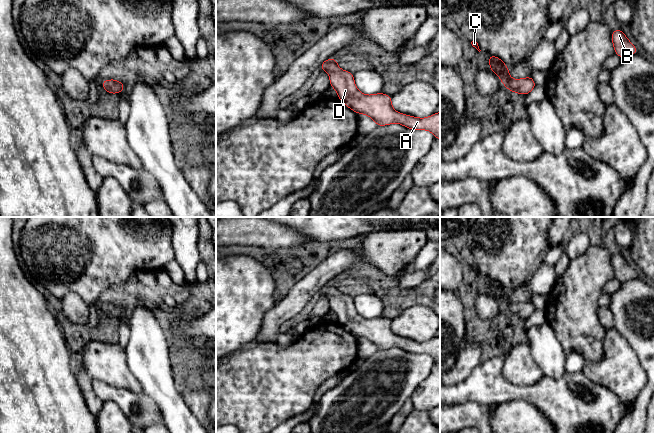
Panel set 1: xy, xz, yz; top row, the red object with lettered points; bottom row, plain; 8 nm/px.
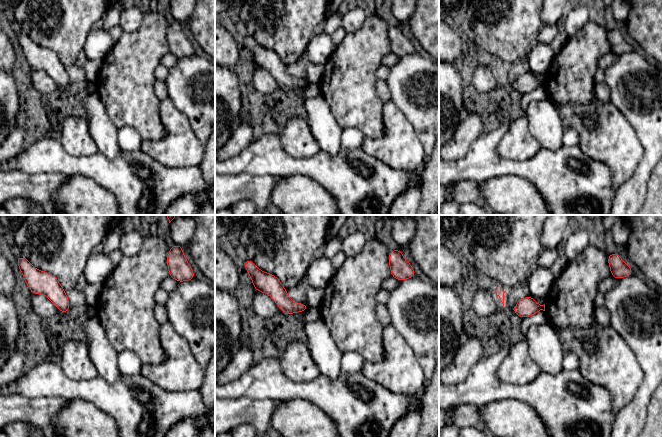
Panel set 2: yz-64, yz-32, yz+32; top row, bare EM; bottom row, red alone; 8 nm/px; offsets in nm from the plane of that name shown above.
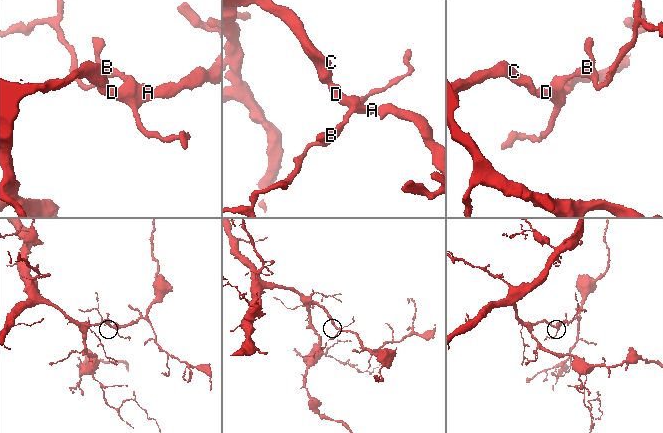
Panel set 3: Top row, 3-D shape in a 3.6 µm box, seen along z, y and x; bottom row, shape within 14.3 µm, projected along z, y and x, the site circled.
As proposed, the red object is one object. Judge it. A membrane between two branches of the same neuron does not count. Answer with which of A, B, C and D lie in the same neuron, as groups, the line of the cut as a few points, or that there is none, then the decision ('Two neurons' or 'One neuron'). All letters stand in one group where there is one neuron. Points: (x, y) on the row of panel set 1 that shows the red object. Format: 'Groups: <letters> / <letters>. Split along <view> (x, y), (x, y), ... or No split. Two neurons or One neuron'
Groups: A B C D. No split. One neuron

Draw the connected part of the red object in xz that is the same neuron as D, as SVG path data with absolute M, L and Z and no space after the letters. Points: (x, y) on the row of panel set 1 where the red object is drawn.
M328 58L319 67L329 73L330 86L337 91L337 99L355 113L371 117L377 126L398 123L412 130L429 130L435 139L440 139L440 112L427 118L401 114L392 108L392 96L381 92L374 95L361 93L355 86L354 74L340 69L337 59Z

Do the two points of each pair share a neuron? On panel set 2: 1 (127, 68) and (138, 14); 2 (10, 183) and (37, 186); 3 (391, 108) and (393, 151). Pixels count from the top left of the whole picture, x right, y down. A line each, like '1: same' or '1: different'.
1: different
2: same
3: same

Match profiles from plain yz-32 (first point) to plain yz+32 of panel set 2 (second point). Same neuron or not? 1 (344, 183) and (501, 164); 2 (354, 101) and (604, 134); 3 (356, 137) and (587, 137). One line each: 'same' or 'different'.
1: same
2: different
3: different

